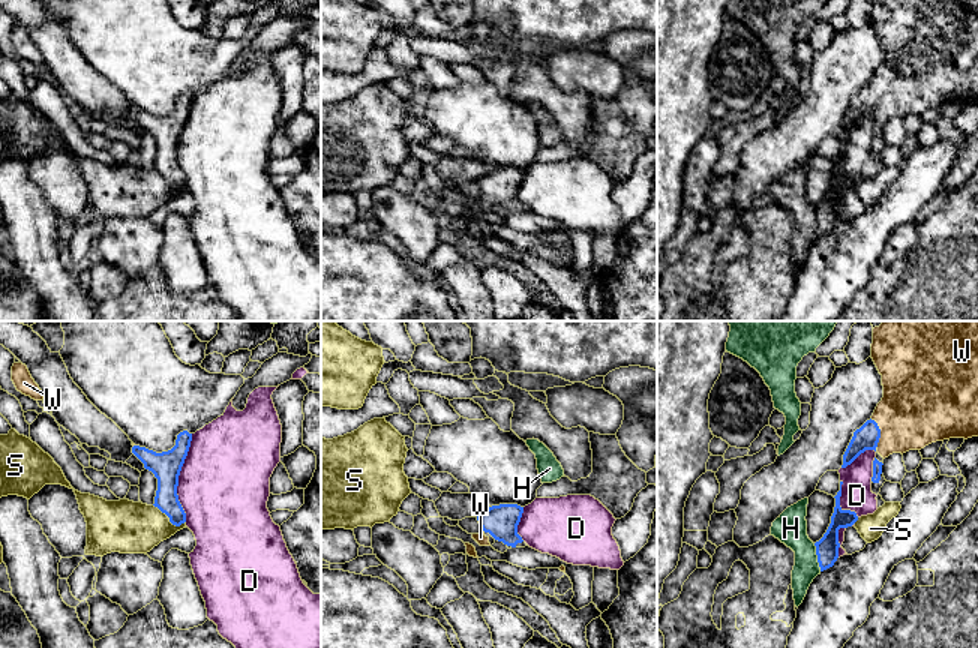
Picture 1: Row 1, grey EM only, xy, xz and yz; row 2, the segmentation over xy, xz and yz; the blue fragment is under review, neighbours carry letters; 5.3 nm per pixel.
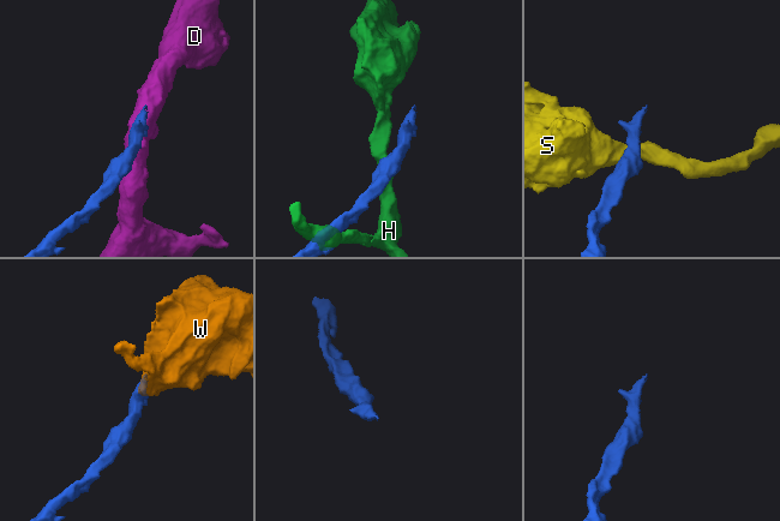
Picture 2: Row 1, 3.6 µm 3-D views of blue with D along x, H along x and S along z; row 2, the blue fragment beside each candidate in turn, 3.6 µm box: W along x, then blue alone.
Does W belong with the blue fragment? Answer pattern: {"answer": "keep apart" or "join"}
{"answer": "join"}

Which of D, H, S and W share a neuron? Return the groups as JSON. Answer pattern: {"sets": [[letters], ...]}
{"sets": [["D"], ["H"], ["S"], ["W"]]}

